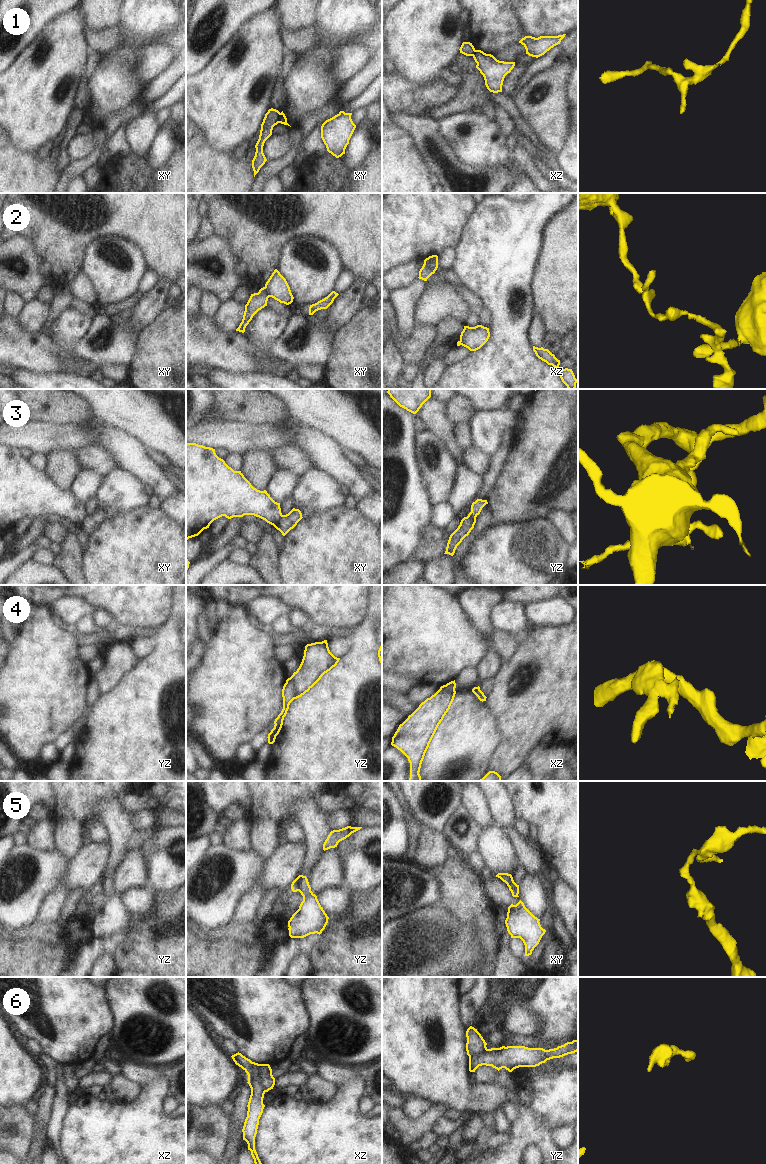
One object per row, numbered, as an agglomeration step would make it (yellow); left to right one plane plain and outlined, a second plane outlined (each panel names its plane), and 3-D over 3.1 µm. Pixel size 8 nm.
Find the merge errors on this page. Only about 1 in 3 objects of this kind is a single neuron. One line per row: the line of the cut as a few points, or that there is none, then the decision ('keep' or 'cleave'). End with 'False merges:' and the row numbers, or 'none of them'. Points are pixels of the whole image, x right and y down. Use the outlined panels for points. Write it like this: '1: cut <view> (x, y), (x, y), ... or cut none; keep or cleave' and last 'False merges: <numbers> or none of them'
1: cut xy (280, 113), (277, 122); cleave
2: cut xy (263, 287), (269, 296); cleave
3: cut xy (283, 515), (273, 525); cleave
4: cut yz (289, 678), (293, 683), (294, 698); cleave
5: cut yz (302, 875), (297, 890); cleave
6: cut xz (255, 1068), (264, 1092); cleave
False merges: 1, 2, 3, 4, 5, 6

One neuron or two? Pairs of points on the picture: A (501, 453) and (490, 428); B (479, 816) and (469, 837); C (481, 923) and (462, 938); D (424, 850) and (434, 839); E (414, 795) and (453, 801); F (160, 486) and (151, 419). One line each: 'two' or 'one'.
A: two
B: two
C: two
D: one
E: one
F: two

